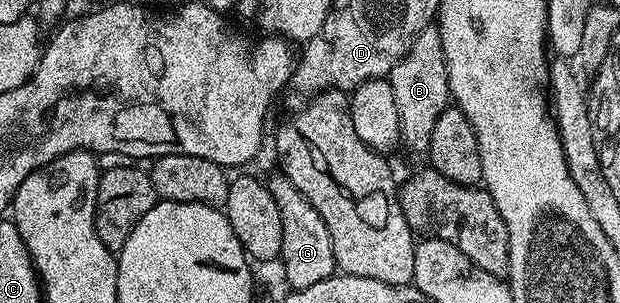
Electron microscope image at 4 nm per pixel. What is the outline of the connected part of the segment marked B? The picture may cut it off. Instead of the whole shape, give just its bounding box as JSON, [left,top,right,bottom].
[389,25,451,152]

